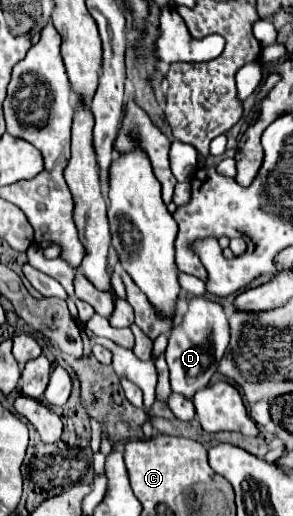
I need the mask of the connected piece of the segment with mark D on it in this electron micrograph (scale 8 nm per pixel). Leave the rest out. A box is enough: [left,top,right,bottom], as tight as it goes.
[165,297,229,397]

